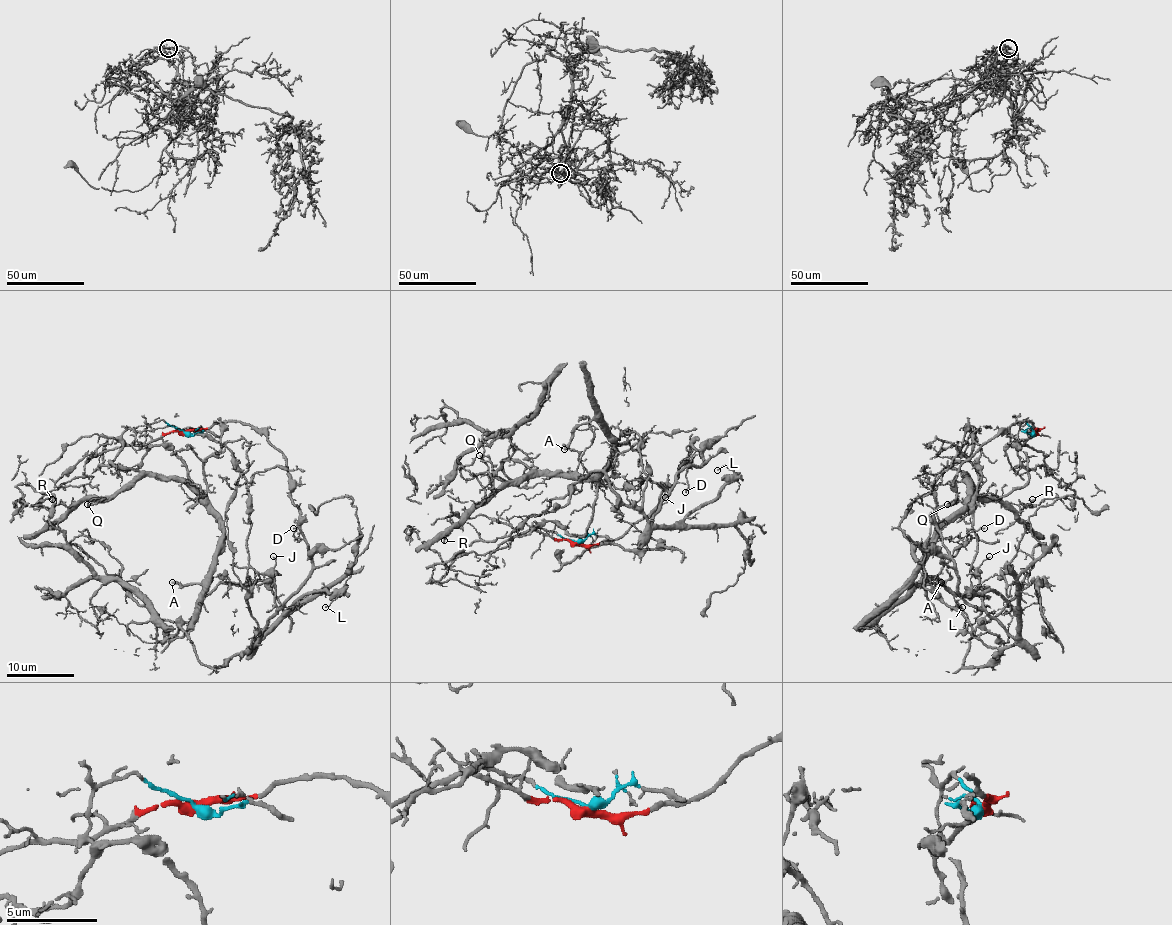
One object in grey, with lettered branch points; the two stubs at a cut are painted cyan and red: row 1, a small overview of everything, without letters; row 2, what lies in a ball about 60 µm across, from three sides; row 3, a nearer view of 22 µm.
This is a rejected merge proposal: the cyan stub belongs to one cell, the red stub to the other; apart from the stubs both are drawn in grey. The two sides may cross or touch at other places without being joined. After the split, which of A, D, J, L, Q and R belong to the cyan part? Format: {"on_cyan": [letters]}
{"on_cyan": ["A", "Q", "R"]}

